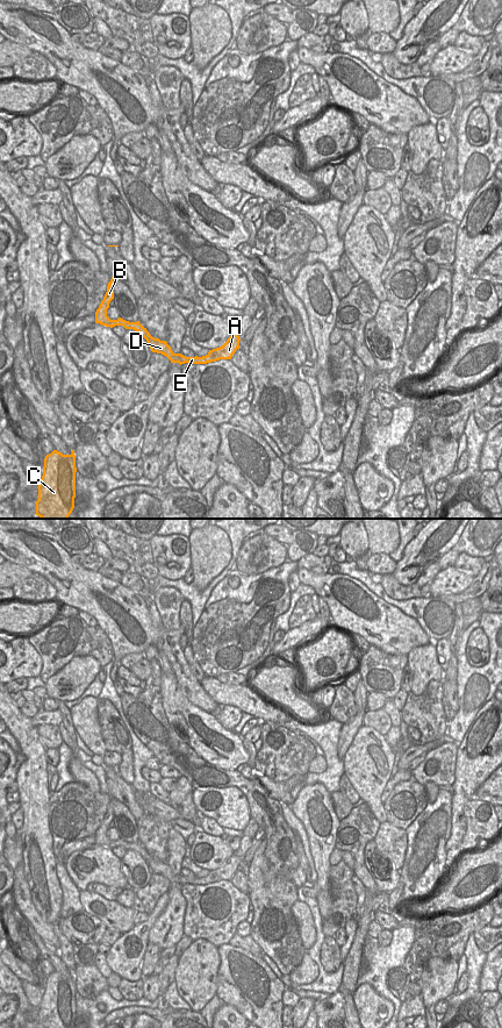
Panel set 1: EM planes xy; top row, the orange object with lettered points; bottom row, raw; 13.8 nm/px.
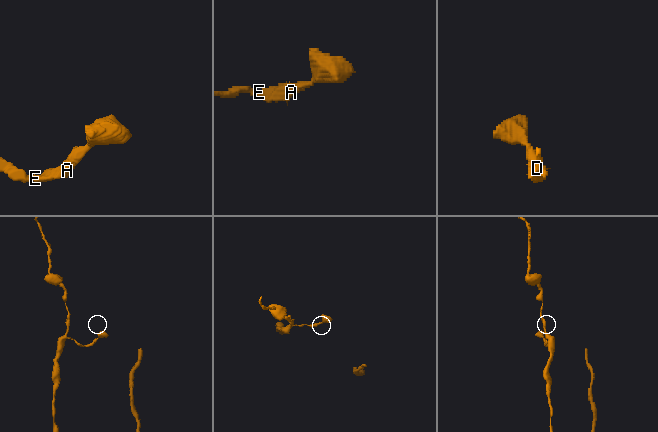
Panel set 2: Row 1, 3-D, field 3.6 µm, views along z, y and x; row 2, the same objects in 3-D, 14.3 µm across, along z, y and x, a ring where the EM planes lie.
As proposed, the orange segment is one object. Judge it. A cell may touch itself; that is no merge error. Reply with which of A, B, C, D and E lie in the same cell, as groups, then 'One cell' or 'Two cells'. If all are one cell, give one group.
Groups: A B C D E. One cell

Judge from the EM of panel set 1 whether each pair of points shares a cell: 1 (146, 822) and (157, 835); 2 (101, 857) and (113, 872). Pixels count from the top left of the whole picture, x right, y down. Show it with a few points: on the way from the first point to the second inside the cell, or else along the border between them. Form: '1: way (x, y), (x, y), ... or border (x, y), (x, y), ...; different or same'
1: way (149, 826), (153, 832); same
2: way (101, 861), (109, 869); same

